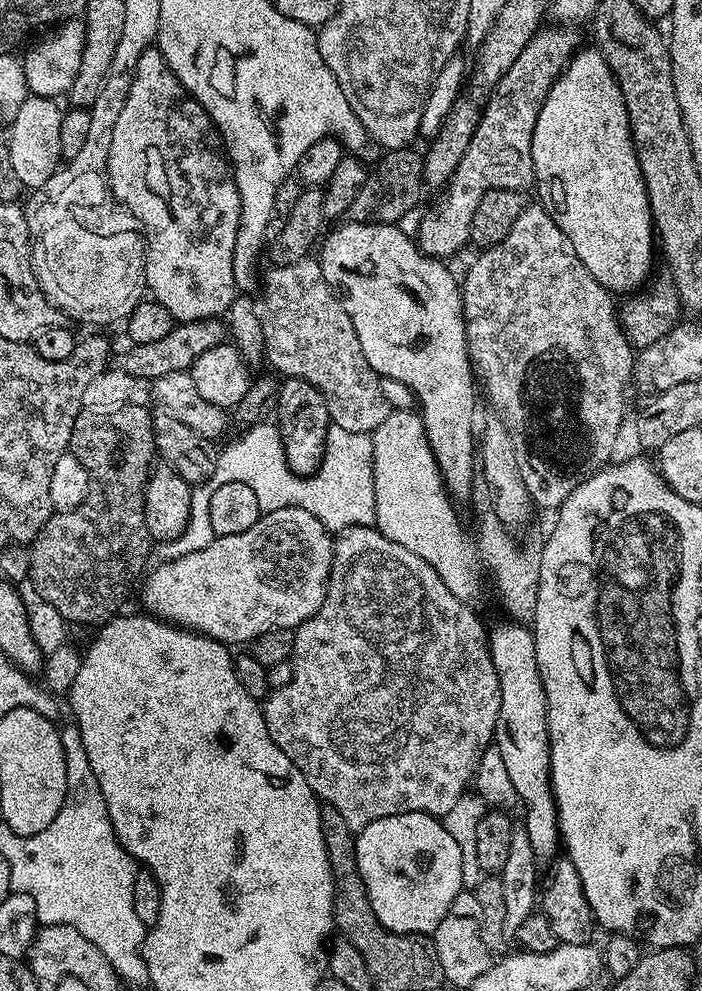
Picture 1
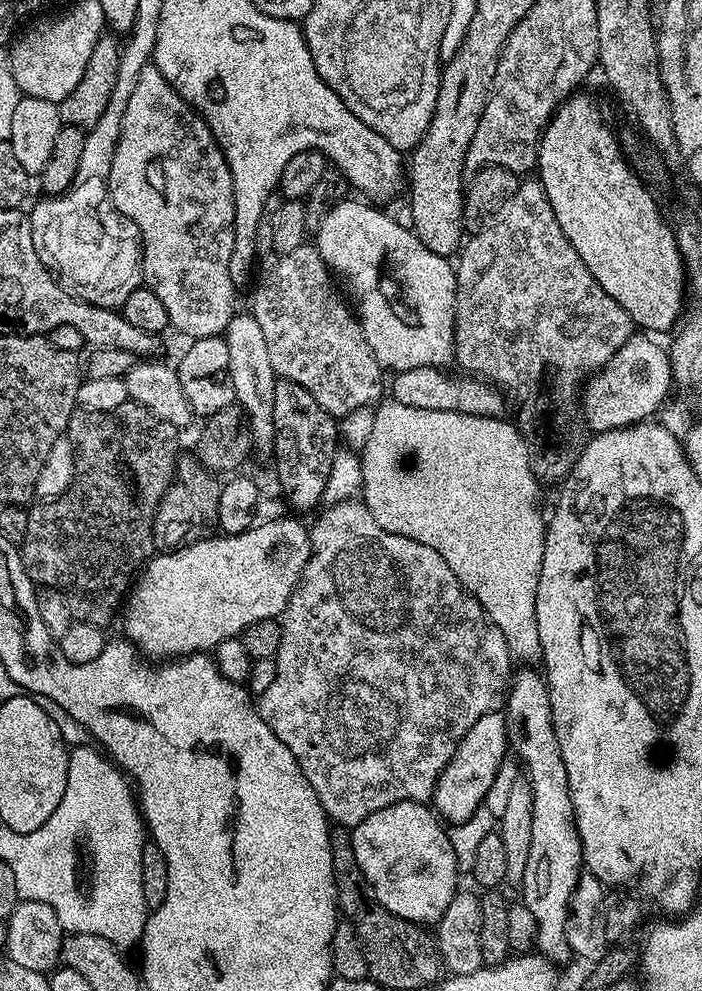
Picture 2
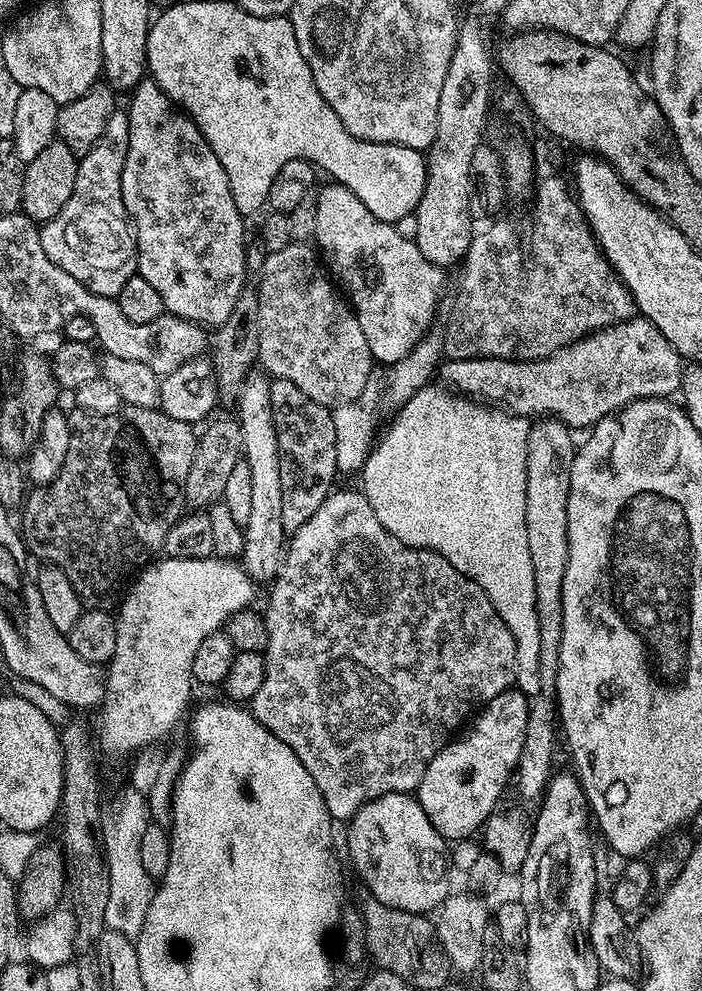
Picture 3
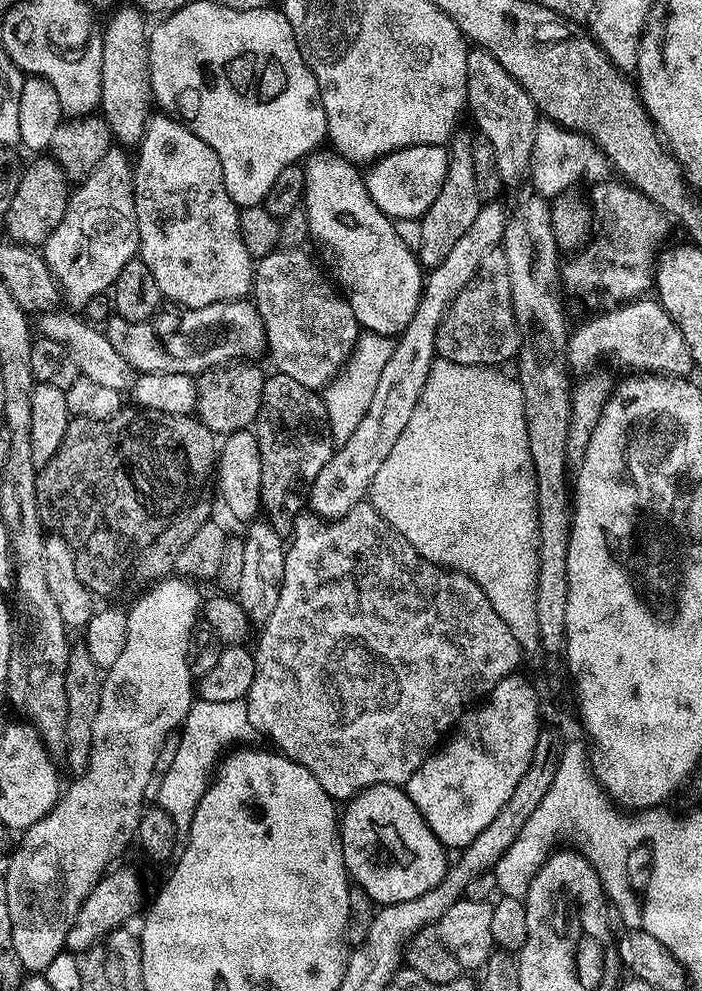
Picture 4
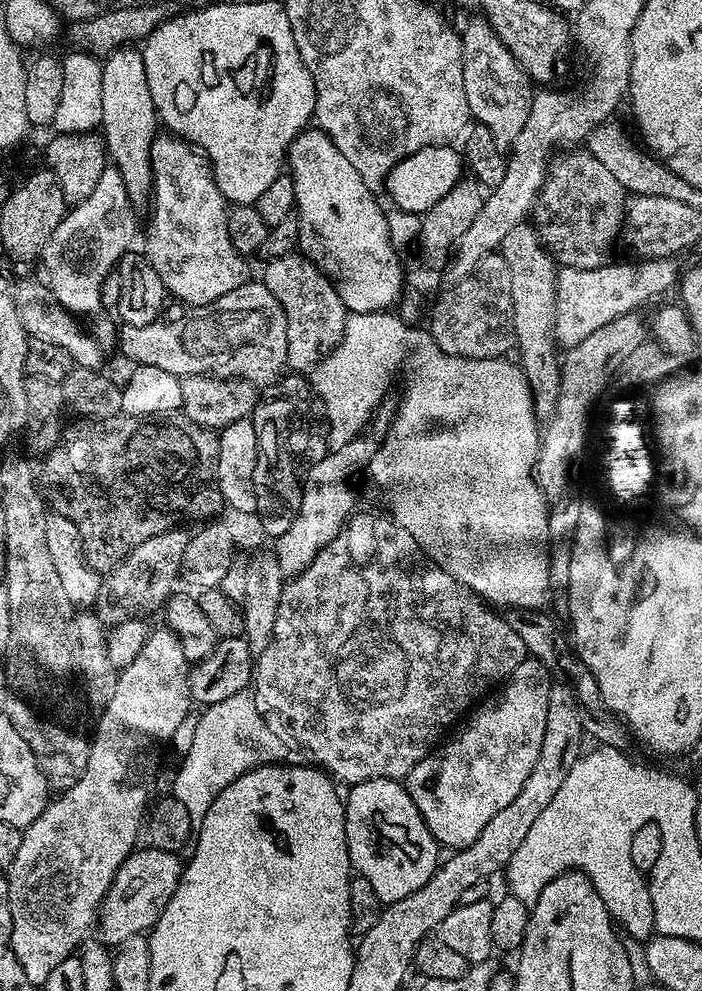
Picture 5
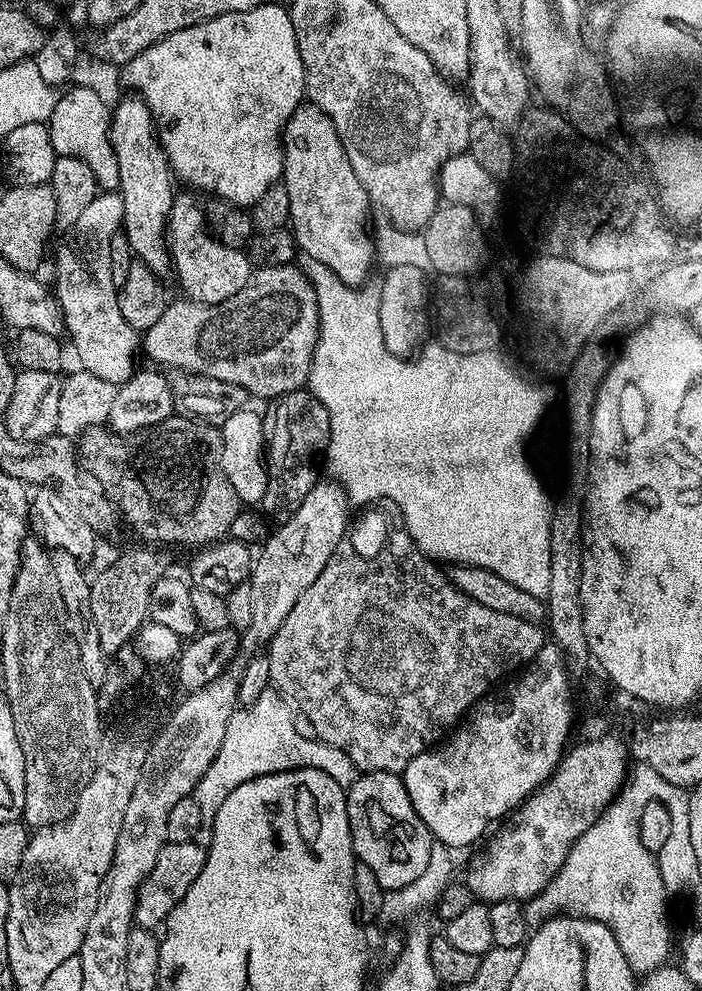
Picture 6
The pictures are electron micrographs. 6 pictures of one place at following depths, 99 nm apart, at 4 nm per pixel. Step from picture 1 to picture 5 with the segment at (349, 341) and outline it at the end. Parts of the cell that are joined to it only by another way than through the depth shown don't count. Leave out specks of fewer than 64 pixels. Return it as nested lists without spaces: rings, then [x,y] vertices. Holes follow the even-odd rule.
[[[300,252],[270,261],[262,282],[278,298],[287,319],[287,365],[296,372],[311,371],[323,356],[336,348],[345,332],[348,311],[341,296],[331,280]]]

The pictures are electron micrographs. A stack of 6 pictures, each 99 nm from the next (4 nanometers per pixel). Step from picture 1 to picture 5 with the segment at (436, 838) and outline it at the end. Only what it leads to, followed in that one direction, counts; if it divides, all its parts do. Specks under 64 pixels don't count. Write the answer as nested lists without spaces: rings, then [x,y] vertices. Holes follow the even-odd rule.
[[[374,778],[353,784],[347,791],[344,825],[353,873],[374,886],[374,894],[384,906],[422,890],[441,863],[442,848],[430,834],[422,814],[418,814],[407,787],[399,780]]]

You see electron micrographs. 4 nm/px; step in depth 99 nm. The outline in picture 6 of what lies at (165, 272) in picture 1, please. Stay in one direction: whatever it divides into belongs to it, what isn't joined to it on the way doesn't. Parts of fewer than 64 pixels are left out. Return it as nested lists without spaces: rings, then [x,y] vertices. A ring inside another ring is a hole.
[[[184,190],[184,193],[173,195],[172,209],[168,215],[168,254],[170,257],[170,268],[174,273],[176,271],[176,280],[180,283],[180,288],[185,297],[190,300],[197,300],[199,304],[217,304],[218,302],[226,302],[228,298],[234,298],[234,294],[238,294],[238,290],[242,290],[242,286],[246,286],[246,282],[252,276],[254,265],[248,259],[247,251],[231,248],[226,246],[212,235],[204,218],[204,205],[198,199],[195,200],[193,193]]]

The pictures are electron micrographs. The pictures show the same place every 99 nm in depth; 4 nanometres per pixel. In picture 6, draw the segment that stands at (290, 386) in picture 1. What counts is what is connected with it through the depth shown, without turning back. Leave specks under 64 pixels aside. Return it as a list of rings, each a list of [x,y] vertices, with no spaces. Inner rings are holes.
[[[305,389],[278,396],[266,407],[262,415],[268,480],[260,506],[271,521],[281,524],[294,516],[302,499],[318,482],[313,462],[316,454],[321,455],[327,449],[329,415],[326,408]]]

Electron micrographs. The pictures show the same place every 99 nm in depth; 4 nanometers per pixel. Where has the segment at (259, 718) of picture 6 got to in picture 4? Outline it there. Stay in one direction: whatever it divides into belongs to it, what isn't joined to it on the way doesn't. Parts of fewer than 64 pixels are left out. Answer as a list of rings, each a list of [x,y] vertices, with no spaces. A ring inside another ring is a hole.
[[[199,698],[193,699],[184,723],[179,729],[181,741],[174,762],[170,764],[164,776],[159,777],[154,788],[155,803],[170,816],[177,833],[187,833],[190,822],[194,818],[194,810],[202,794],[208,789],[214,767],[225,751],[224,743],[227,740],[240,740],[247,732],[250,732],[250,725],[248,705],[244,700],[206,702]]]

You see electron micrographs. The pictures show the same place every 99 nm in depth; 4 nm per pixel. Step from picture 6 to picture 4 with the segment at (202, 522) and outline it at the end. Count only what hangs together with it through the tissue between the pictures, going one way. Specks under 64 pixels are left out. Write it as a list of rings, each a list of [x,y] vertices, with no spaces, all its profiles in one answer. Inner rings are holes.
[[[121,407],[118,414],[105,420],[71,417],[58,454],[36,473],[40,524],[67,543],[78,580],[97,597],[108,596],[119,588],[138,554],[166,530],[175,512],[184,507],[192,483],[207,472],[209,475],[218,458],[217,437],[195,415],[131,407]]]

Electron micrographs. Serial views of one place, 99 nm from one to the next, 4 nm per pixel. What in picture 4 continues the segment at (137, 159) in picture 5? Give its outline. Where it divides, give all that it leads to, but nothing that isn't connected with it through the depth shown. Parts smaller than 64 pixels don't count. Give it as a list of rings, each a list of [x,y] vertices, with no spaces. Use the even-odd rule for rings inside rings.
[[[135,6],[118,8],[111,13],[113,16],[109,18],[108,25],[106,22],[102,28],[104,45],[102,46],[101,100],[98,108],[104,121],[110,126],[113,137],[116,137],[121,145],[129,146],[128,144],[132,144],[132,146],[136,146],[140,143],[145,122],[154,108],[150,62],[148,61],[150,28],[149,25],[144,25],[146,16],[139,8]]]

